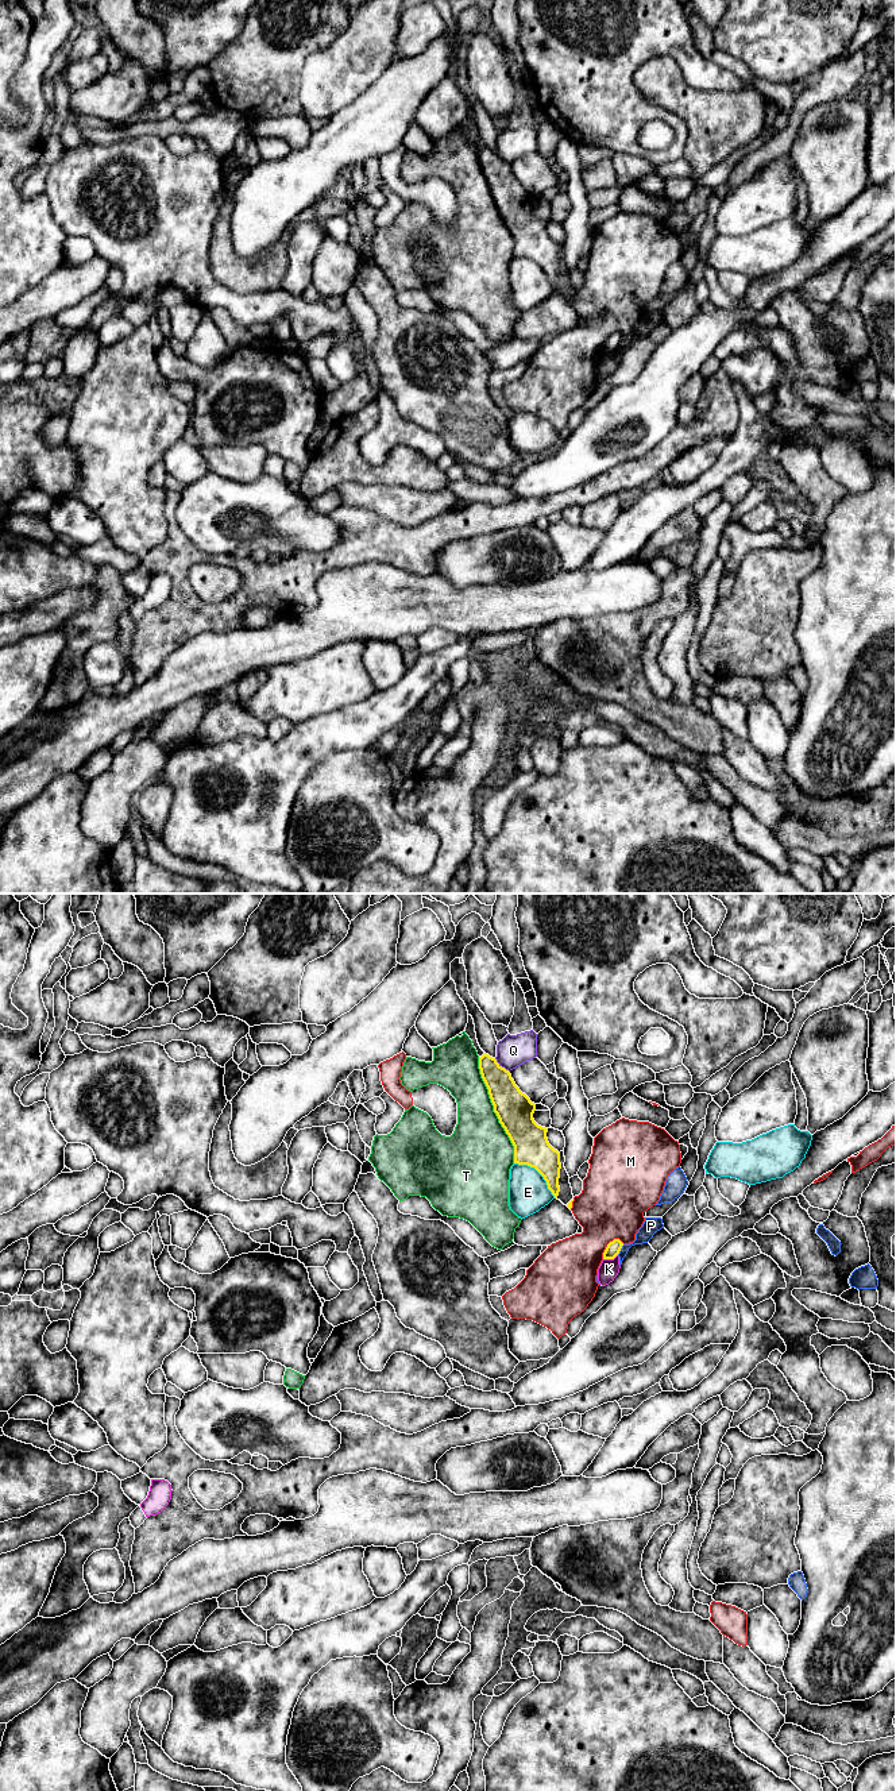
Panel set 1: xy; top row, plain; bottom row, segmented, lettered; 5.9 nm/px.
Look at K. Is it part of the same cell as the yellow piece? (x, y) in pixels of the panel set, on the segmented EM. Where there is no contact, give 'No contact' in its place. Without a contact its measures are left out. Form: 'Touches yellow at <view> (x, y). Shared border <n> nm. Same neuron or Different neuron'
Touches yellow at xy (610, 1258). Shared border 90 nm. Different neuron

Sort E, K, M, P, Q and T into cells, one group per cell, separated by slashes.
E / K / M / P / Q / T

